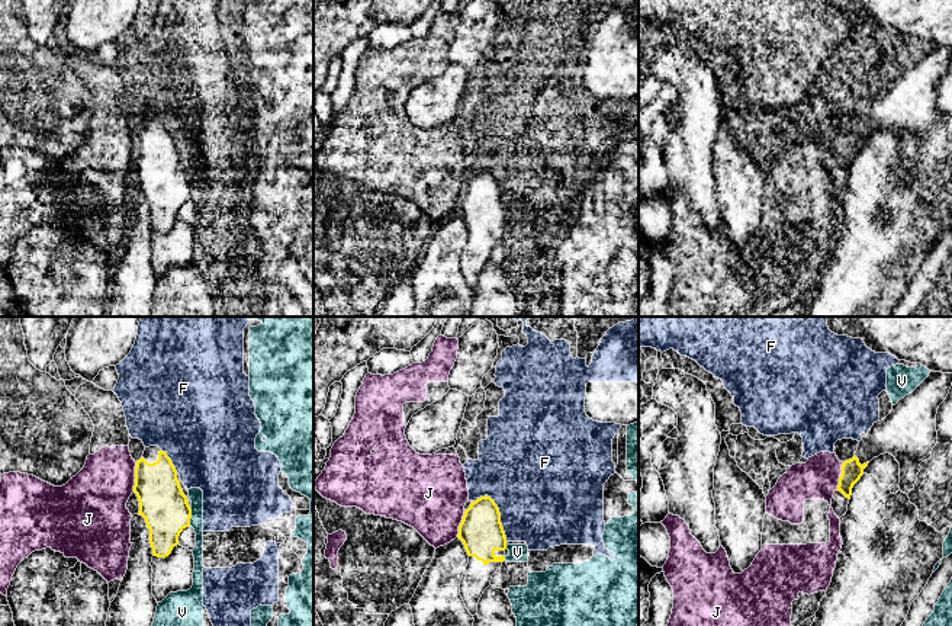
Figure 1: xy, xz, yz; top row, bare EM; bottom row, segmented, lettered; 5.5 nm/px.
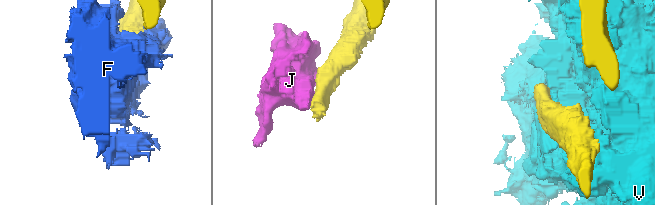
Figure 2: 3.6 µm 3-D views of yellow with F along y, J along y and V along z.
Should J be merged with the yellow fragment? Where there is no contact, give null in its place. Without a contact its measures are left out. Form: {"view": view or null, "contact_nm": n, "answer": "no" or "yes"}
{"view": "xy", "contact_nm": 170, "answer": "no"}

